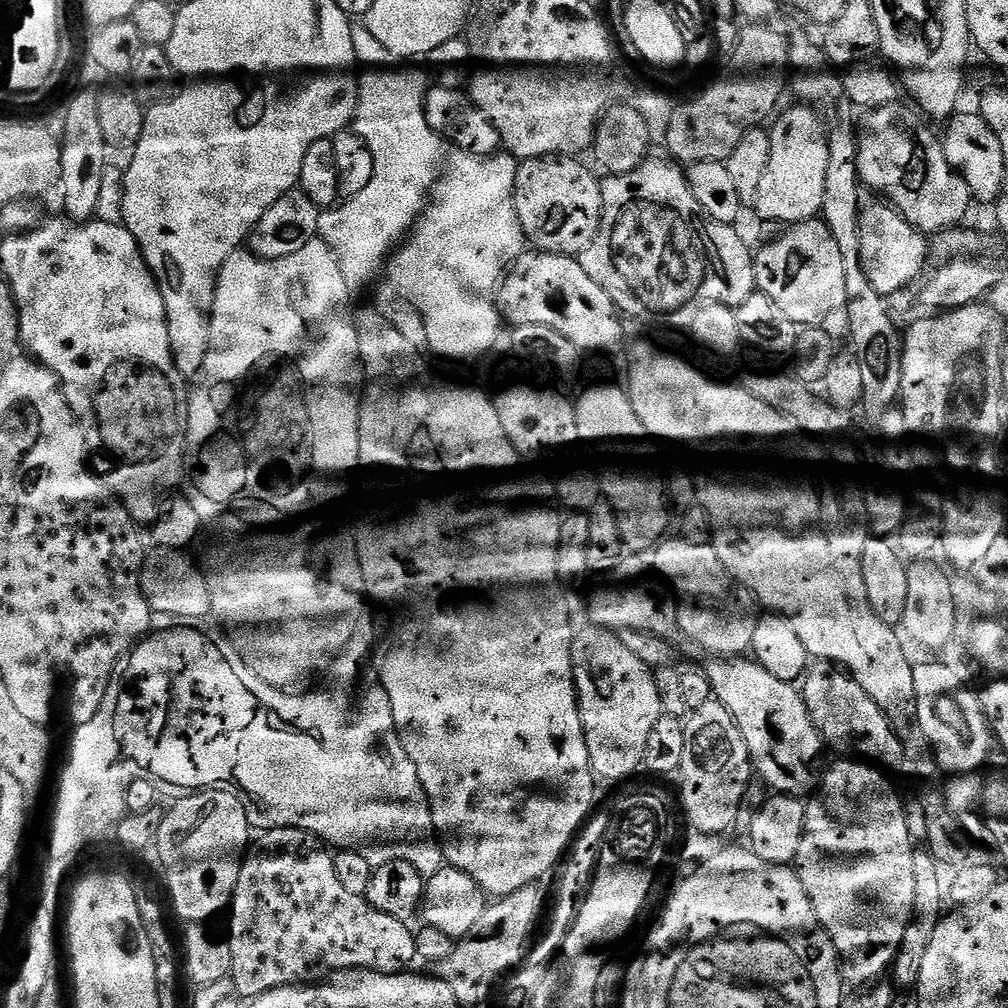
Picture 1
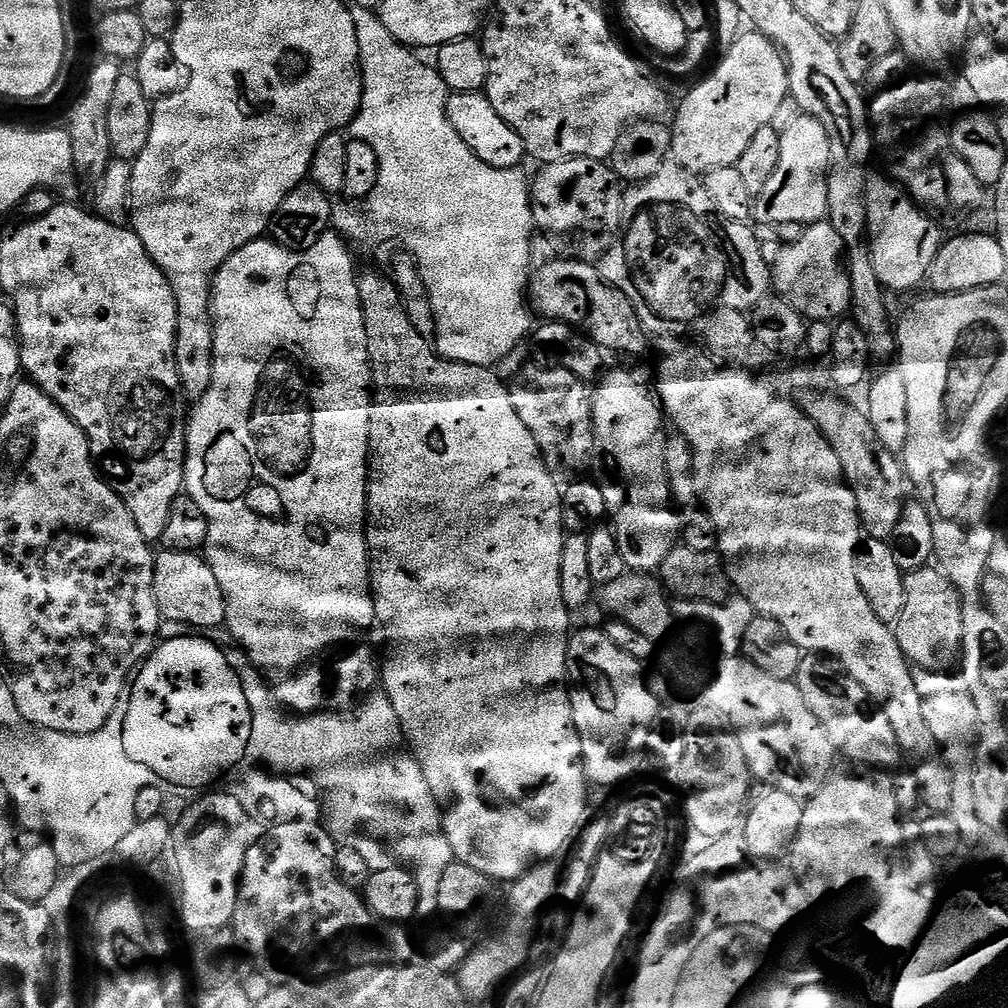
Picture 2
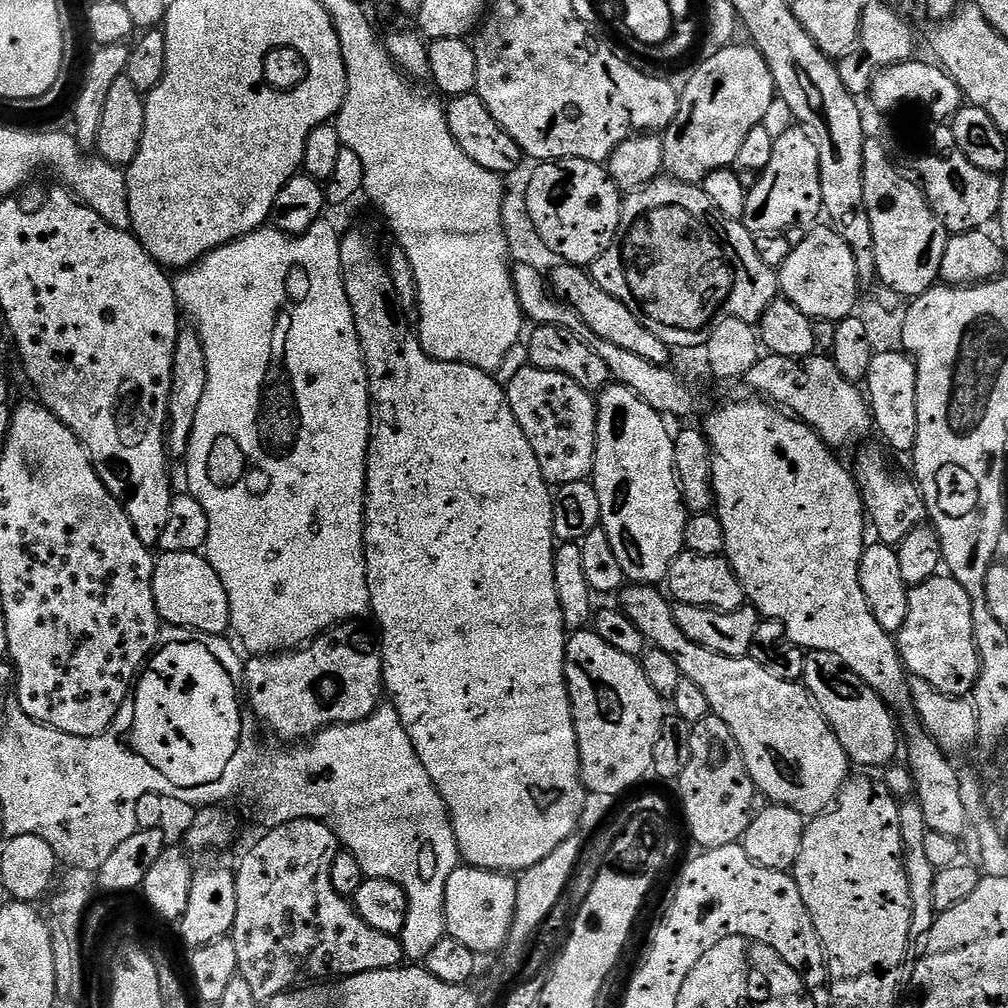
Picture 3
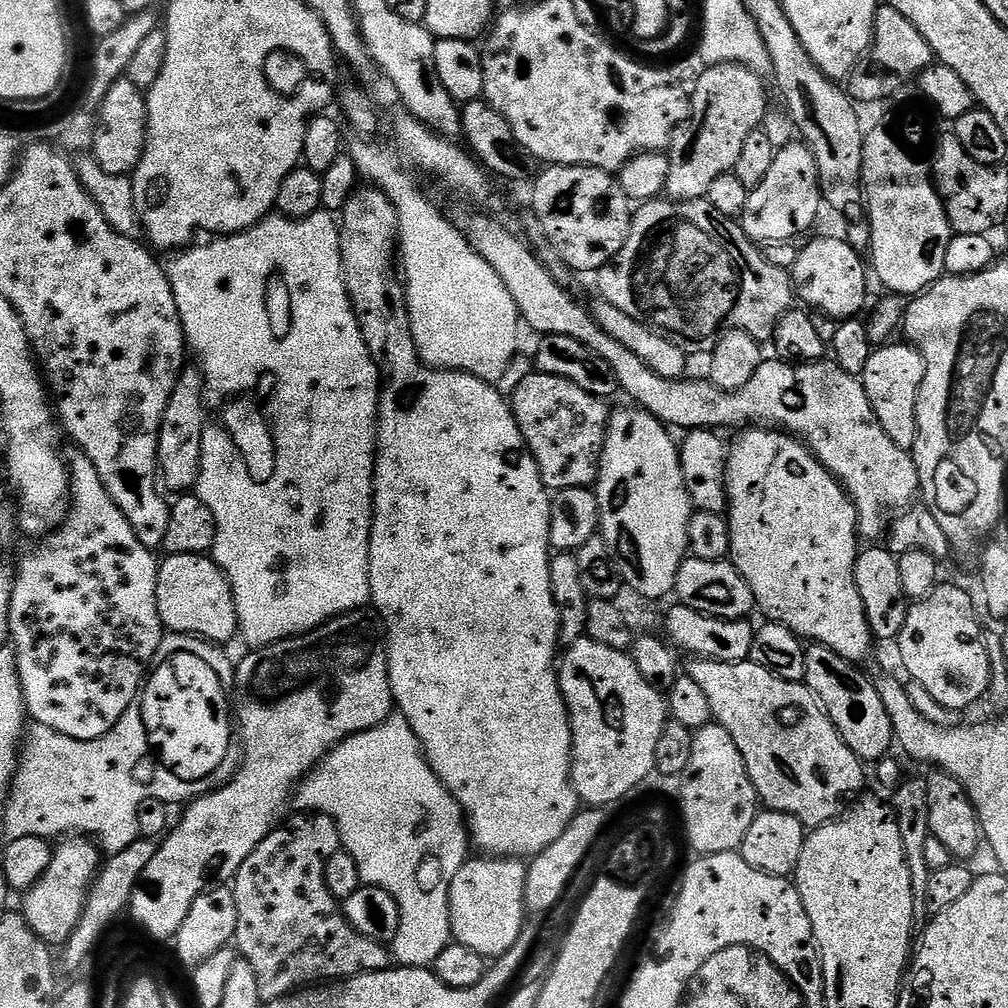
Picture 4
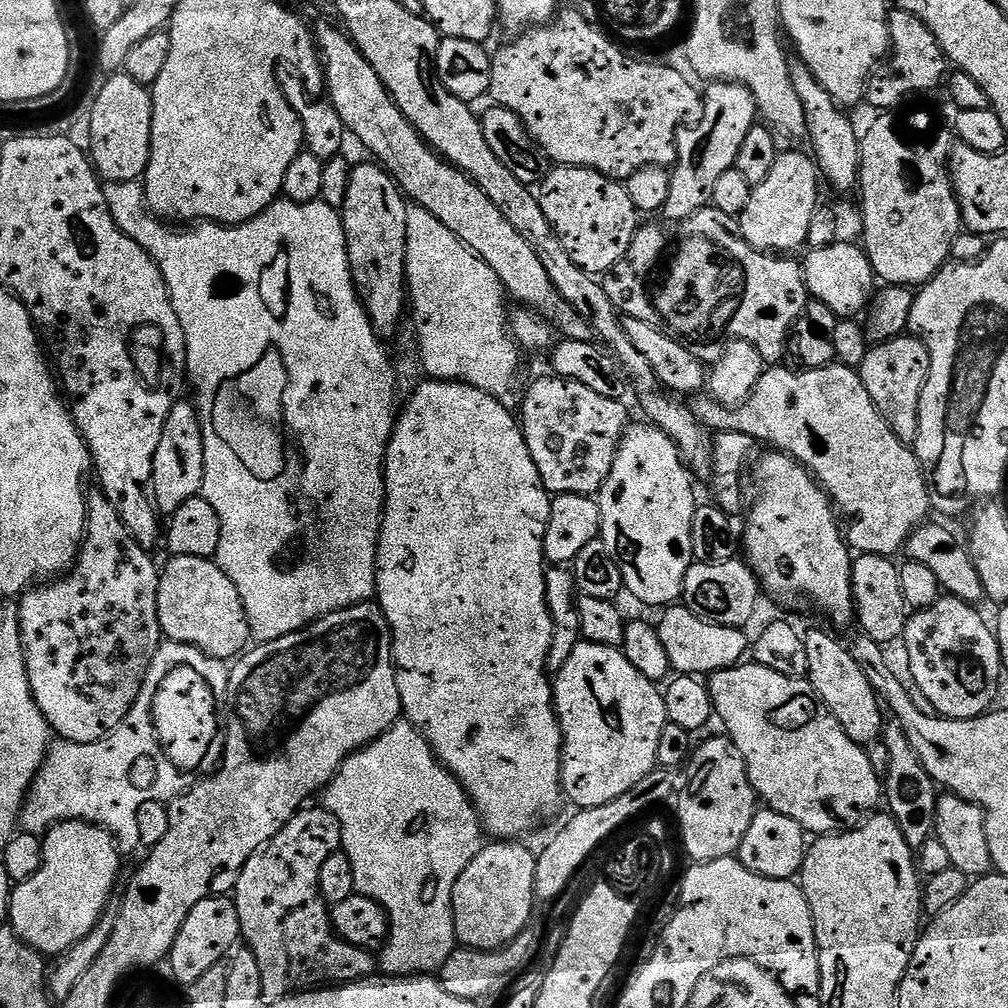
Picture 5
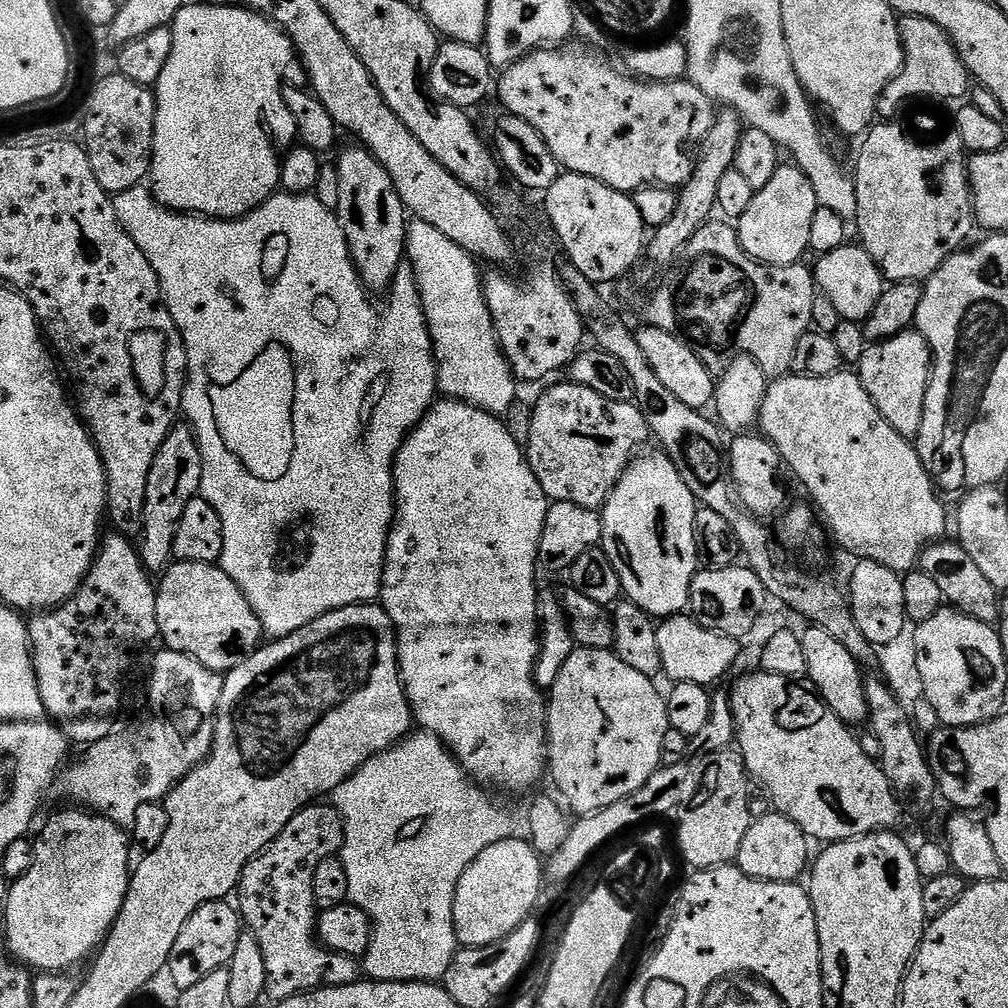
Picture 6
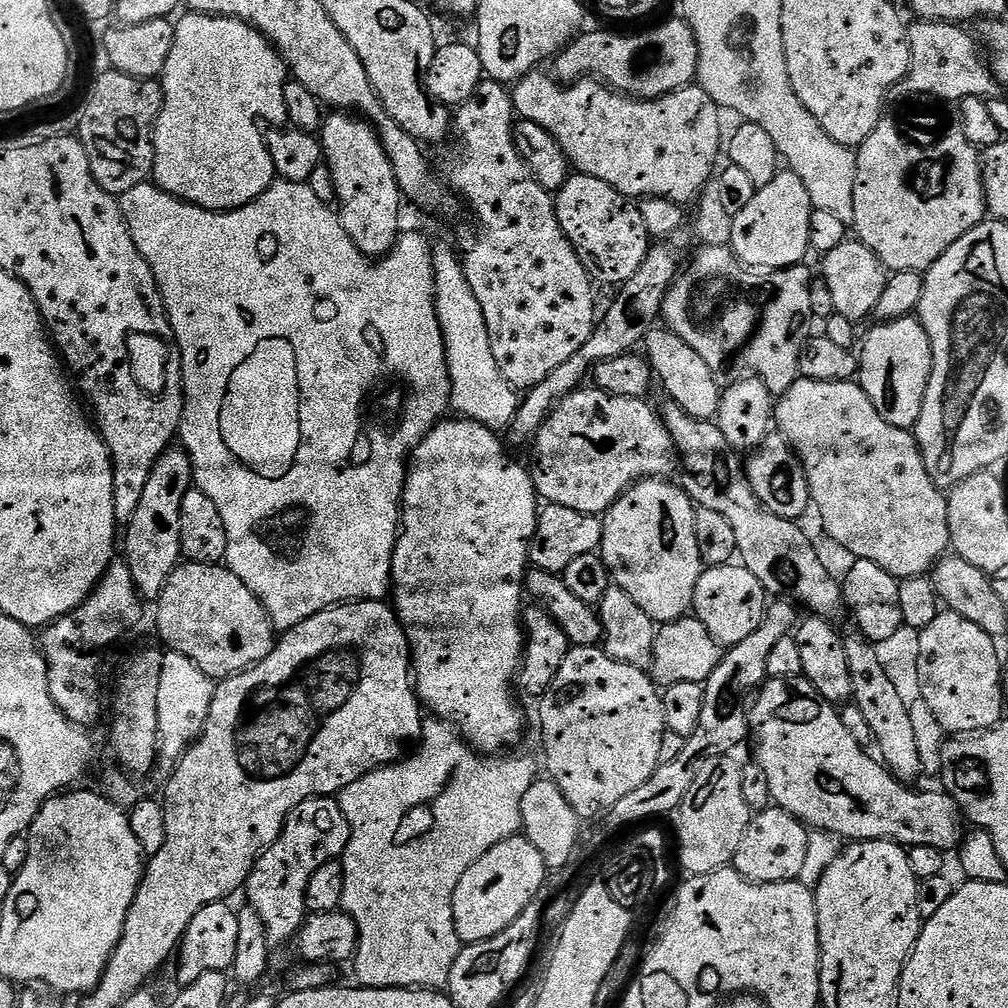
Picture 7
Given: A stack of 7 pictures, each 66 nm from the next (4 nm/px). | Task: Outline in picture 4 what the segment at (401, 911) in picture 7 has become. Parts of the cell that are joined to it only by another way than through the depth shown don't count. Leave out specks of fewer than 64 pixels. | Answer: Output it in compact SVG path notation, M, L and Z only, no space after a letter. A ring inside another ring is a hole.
M398 710L393 711L392 715L386 717L378 726L374 726L365 732L354 734L346 738L333 748L315 768L305 775L304 779L296 785L294 793L294 804L297 804L299 811L304 814L319 814L330 817L336 824L336 829L340 835L340 843L343 851L349 852L358 866L361 885L370 888L384 888L398 902L400 911L400 925L398 934L394 937L390 945L391 955L395 963L402 968L428 968L435 965L438 954L446 950L446 946L452 940L452 927L450 926L450 886L454 882L454 874L462 870L464 861L469 859L470 837L468 835L468 825L464 818L464 812L460 804L446 790L446 786L436 775L432 767L428 765L428 759L423 754L418 738L414 730L410 730L410 722Z

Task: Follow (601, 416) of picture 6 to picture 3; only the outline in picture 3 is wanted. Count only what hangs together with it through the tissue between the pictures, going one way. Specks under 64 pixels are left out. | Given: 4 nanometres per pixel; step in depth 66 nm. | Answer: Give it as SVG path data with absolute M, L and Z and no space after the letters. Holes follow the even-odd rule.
M531 366L523 367L513 374L512 381L507 381L506 391L514 418L518 422L518 426L522 426L522 430L538 458L538 466L542 470L544 479L552 486L588 480L591 477L596 457L596 400L593 393L580 387L577 380L566 374L558 374Z

